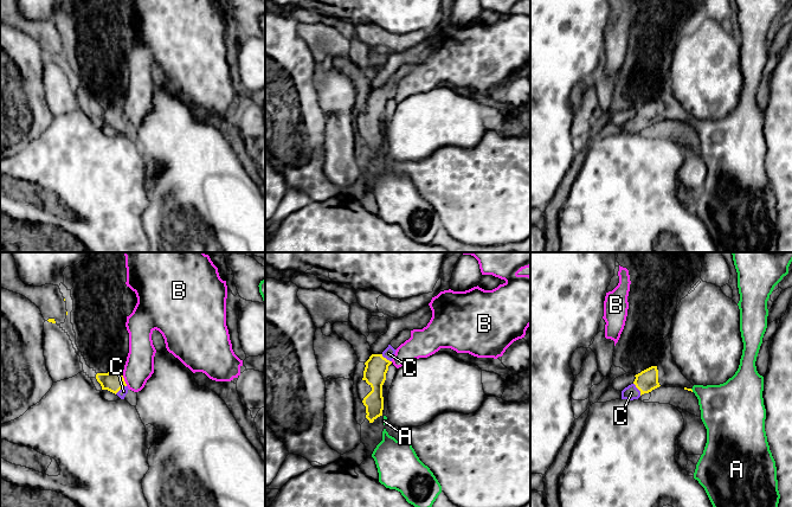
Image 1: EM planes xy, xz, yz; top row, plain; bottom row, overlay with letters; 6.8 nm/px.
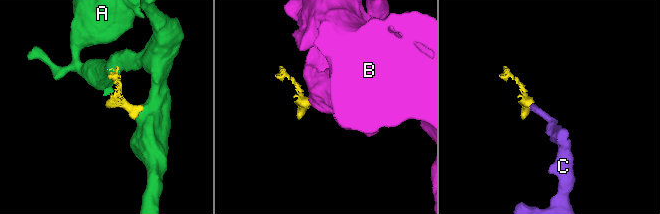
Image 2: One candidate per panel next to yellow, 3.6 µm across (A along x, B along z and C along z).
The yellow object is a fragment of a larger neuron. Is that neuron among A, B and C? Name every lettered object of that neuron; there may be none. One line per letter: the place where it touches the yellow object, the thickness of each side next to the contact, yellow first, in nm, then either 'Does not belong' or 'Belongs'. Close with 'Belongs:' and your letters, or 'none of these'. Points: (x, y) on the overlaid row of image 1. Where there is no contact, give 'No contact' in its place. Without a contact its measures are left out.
A: Touches yellow at yz (691, 390). Thickness 20 nm (yellow) against 320 nm. Does not belong
B: Touches yellow at xy (123, 379). Thickness 140 nm (yellow) against 200 nm. Does not belong
C: Touches yellow at yz (637, 387). Thickness 150 nm (yellow) against 100 nm. Belongs
Belongs: C

